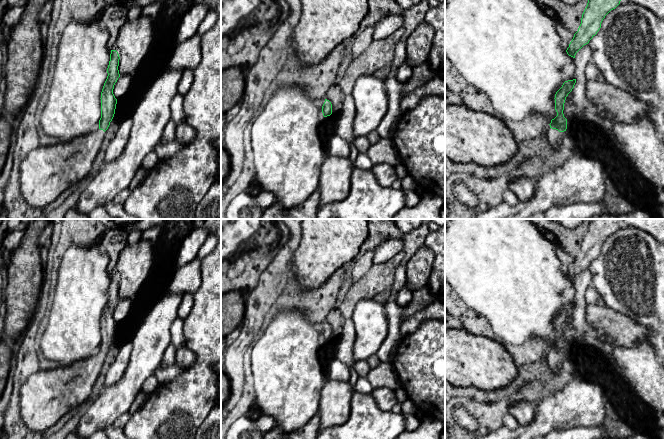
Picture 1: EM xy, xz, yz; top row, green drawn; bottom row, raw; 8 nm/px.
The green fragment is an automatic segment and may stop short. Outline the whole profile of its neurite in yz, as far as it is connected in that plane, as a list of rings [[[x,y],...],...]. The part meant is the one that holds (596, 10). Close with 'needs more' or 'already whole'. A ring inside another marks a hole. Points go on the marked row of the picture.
[[[588,0],[581,24],[566,52],[575,58],[576,53],[597,34],[605,16],[615,9],[621,0]]]; already whole

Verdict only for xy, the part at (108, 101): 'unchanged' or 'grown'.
grown

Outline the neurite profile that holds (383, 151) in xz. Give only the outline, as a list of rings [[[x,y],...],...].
[[[381,138],[379,142],[370,145],[366,154],[374,165],[387,163],[396,166],[400,164],[400,159],[391,139]]]

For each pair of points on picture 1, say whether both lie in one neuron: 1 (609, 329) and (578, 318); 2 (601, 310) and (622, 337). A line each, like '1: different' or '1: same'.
1: different
2: same

